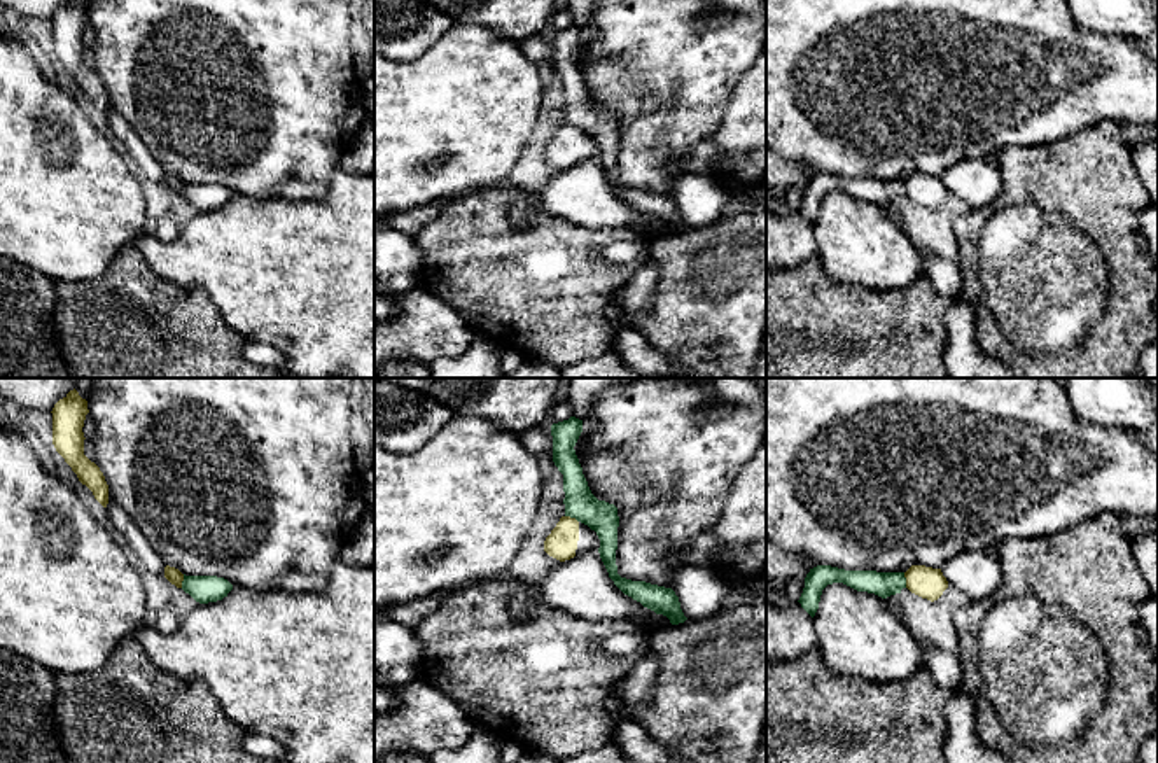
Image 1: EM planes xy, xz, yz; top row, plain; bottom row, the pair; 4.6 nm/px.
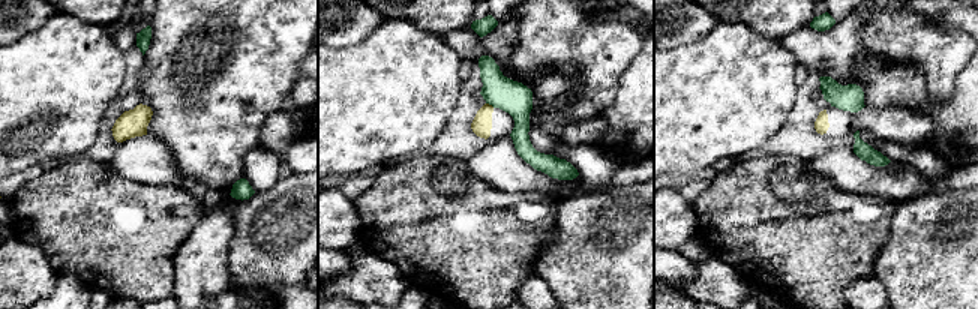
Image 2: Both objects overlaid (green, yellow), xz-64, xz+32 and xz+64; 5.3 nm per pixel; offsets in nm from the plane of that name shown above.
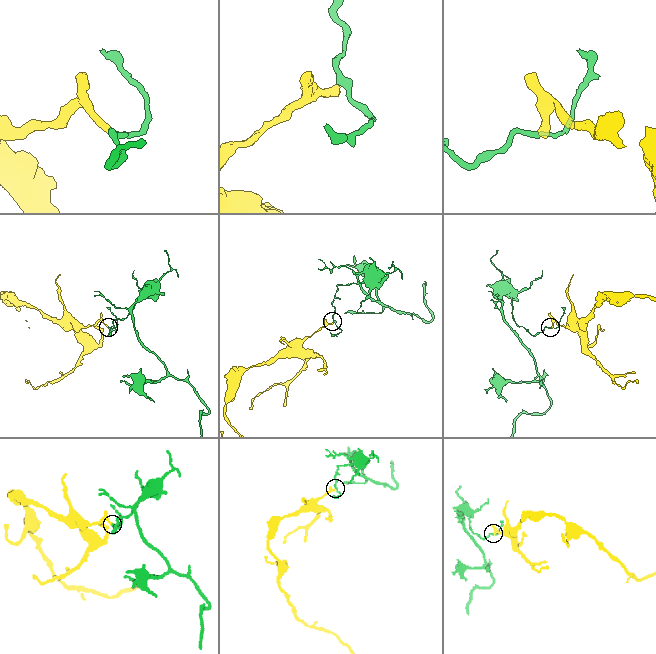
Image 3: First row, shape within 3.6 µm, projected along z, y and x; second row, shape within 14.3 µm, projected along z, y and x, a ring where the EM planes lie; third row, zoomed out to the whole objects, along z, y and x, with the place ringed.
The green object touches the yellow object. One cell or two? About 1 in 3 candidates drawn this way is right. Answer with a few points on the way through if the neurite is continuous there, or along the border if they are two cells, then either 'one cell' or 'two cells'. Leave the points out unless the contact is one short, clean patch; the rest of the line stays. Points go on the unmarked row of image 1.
border yz (903, 181), (906, 195); two cells

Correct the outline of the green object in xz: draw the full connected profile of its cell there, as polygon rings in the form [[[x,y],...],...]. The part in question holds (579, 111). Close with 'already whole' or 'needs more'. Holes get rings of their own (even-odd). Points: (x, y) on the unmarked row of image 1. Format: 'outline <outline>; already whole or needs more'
outline [[[576,24],[551,33],[553,70],[563,82],[565,124],[576,126],[596,140],[600,147],[600,166],[609,180],[609,186],[624,203],[640,210],[656,222],[666,224],[672,233],[684,231],[687,226],[684,224],[679,205],[672,196],[645,189],[631,189],[617,182],[617,116],[605,108],[598,108],[588,94],[574,58],[581,40],[582,28]]]; already whole

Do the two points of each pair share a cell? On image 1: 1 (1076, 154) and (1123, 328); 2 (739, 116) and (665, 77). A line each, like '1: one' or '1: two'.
1: one
2: two

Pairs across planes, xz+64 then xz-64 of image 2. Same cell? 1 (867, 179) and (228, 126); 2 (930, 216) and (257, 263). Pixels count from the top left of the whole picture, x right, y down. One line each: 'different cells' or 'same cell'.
1: different cells
2: same cell

